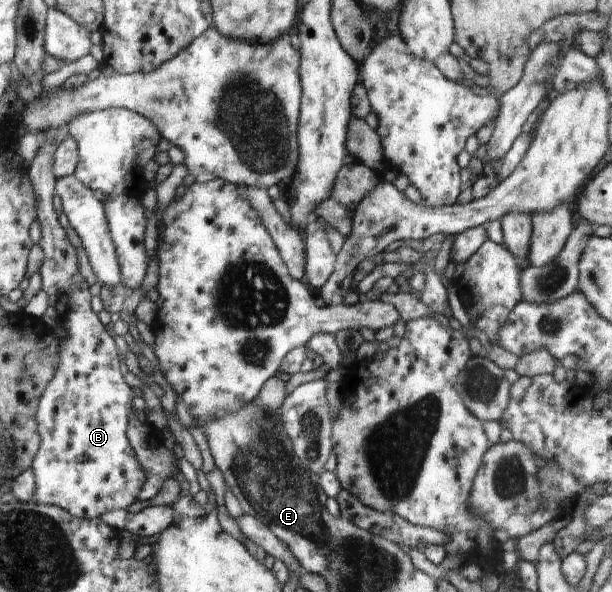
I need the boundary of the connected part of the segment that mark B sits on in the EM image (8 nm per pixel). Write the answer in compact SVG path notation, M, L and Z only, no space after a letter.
M47 129L39 137L40 149L31 162L30 170L27 172L37 196L37 220L41 227L41 240L39 246L44 252L44 261L40 268L42 276L42 289L51 299L51 304L57 306L60 313L60 322L68 332L68 337L61 340L61 352L59 355L59 366L56 375L44 390L44 396L40 398L36 423L38 433L41 434L40 451L33 461L33 471L37 482L37 499L35 503L44 505L55 505L65 509L74 517L98 519L106 511L111 509L126 509L137 501L144 484L146 474L144 468L135 456L126 437L129 424L129 413L132 409L131 401L135 394L131 387L122 380L120 370L120 358L116 344L112 336L106 332L98 316L90 308L90 290L88 284L80 278L78 262L76 262L76 250L70 244L64 228L58 224L58 216L54 212L53 198L56 194L57 176L53 172L54 154L60 144L63 129Z

